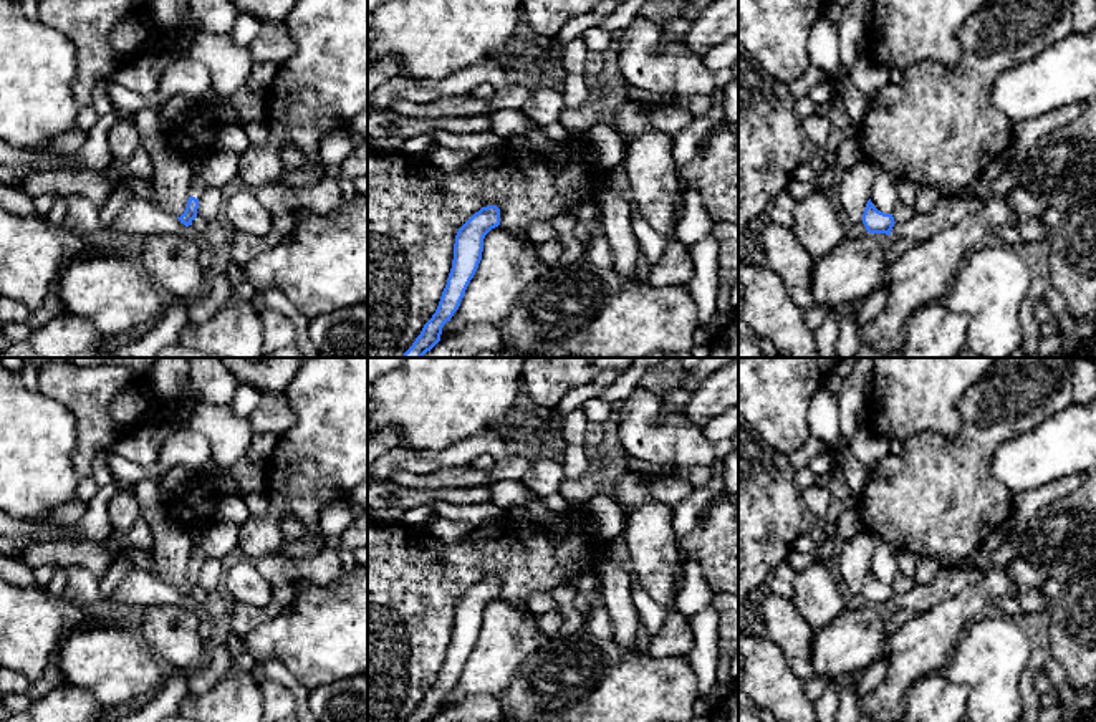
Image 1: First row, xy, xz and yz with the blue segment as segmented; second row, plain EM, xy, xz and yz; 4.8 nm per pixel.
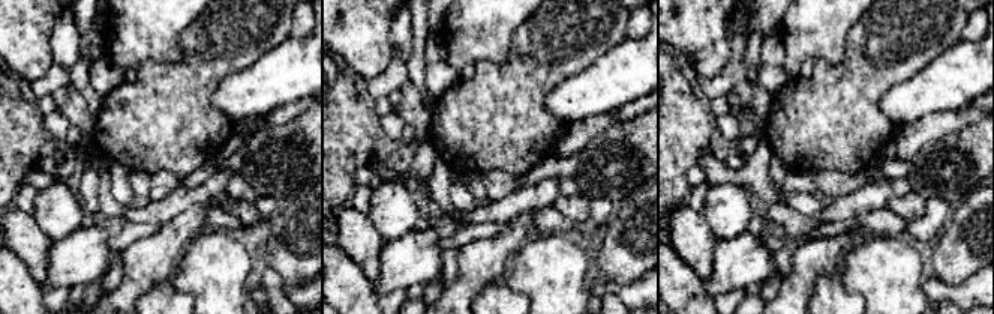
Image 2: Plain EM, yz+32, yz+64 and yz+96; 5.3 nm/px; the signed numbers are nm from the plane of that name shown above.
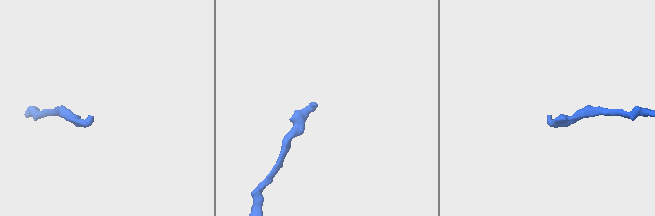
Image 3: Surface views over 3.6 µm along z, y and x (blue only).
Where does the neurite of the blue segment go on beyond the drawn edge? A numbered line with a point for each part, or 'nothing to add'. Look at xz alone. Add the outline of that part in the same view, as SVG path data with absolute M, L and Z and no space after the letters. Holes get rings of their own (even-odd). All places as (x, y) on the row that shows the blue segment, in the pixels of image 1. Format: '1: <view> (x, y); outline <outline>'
nothing to add

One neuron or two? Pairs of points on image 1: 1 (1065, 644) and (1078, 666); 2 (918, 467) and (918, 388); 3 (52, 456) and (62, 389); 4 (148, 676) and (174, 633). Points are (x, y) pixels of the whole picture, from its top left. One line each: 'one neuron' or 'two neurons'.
1: one neuron
2: two neurons
3: two neurons
4: two neurons

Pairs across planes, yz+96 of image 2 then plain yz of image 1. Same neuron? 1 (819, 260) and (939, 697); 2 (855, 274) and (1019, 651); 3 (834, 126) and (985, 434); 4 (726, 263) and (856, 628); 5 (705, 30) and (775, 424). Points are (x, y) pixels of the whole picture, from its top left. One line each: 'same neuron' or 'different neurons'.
1: different neurons
2: same neuron
3: same neuron
4: same neuron
5: same neuron

